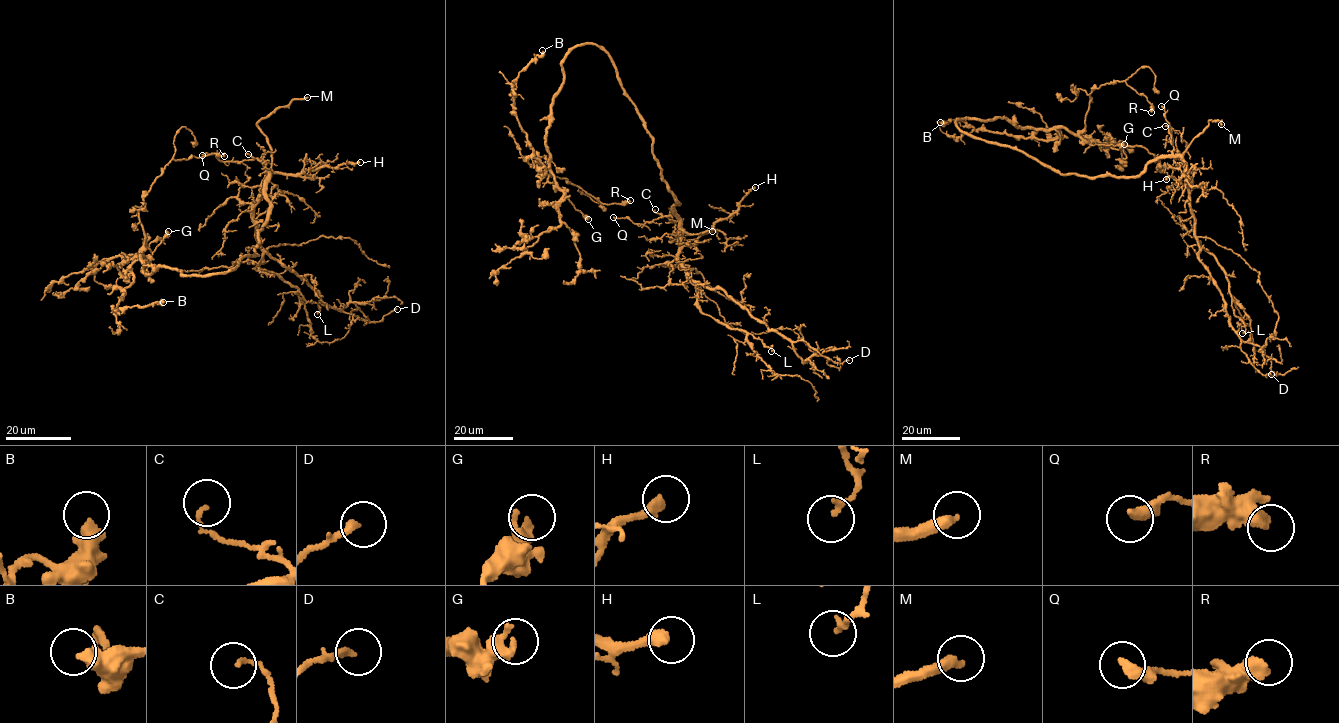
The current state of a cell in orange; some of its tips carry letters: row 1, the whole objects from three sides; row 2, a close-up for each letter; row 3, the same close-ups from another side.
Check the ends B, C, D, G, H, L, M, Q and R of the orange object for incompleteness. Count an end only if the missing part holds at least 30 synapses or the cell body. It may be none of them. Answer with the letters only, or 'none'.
M

